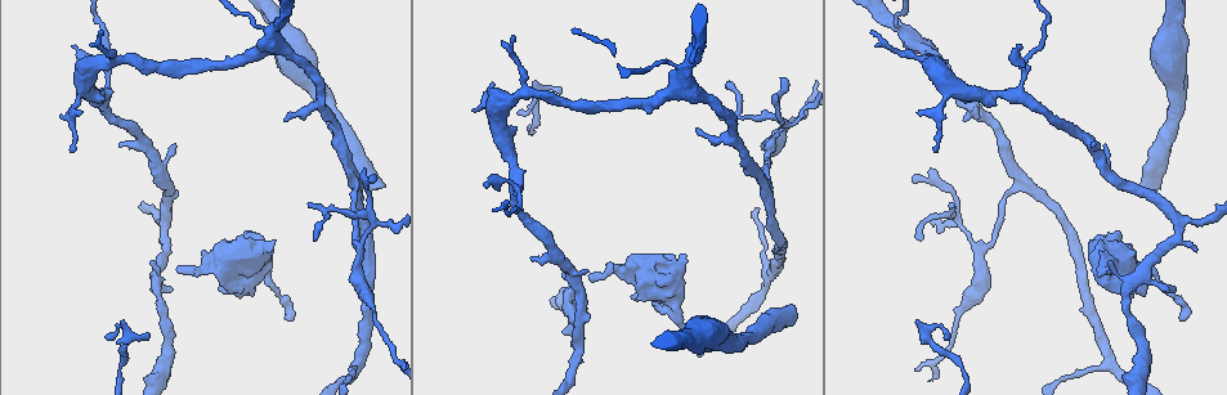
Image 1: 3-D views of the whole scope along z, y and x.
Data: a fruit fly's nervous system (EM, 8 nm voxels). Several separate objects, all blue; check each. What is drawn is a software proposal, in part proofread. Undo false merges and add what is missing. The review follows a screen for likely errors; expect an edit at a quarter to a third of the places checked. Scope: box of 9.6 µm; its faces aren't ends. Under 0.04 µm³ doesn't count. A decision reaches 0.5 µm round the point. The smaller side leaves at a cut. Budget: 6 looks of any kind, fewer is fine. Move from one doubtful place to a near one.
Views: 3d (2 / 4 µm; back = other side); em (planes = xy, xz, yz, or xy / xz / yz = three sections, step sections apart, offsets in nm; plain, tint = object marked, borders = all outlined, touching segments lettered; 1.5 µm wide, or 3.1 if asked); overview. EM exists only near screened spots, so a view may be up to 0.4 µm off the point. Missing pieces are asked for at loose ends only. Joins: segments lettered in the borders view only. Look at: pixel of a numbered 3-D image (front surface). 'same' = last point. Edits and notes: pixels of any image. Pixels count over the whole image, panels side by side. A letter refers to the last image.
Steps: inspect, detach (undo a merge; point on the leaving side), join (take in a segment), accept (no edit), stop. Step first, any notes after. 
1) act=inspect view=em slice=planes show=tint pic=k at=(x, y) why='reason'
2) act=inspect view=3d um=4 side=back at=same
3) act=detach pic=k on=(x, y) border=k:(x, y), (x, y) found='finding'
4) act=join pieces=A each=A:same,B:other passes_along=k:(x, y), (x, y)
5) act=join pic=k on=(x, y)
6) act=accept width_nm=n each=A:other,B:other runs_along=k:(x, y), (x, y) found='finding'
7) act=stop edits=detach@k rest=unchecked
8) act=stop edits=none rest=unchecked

act=inspect view=3d um=4 pic=1 at=(1174, 289) why='tapers out'

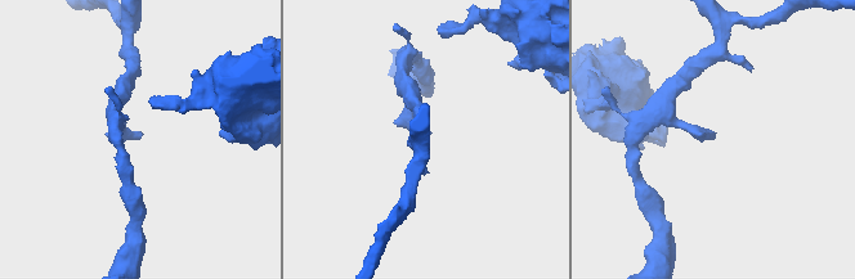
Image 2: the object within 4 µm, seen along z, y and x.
act=inspect view=em slice=yz step=4 show=borders pic=2 at=(714, 136) why='shape alone is not enough'

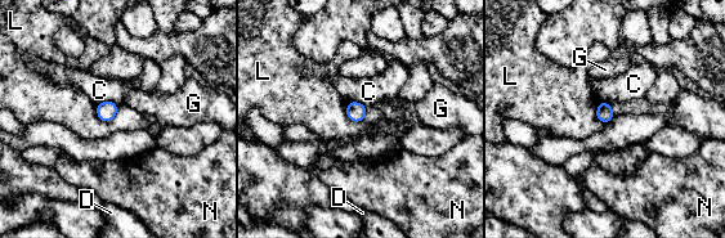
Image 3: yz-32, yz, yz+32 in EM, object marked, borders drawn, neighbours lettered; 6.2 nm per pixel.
act=inspect view=em slice=planes show=borders at=same why='another direction'

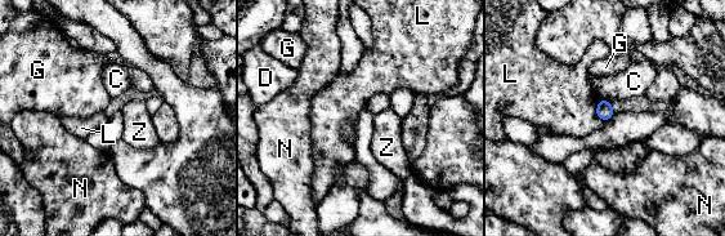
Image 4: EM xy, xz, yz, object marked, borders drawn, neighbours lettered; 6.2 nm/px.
act=accept longest_contact=L:140nm each=C:other,D:other,G:other,L:other,N:other,Z:other border=4:(600, 99), (596, 115), (602, 120) found='no lettered segment goes on from it'

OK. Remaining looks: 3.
act=inspect view=3d um=2 pic=1 at=(254, 293) why='thick end'

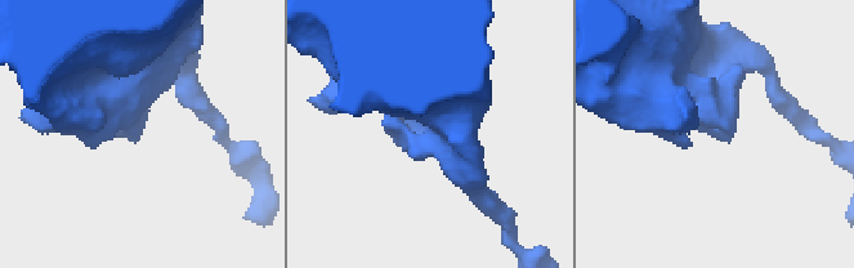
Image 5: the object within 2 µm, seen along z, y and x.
act=inspect view=em slice=xy step=4 show=borders pic=5 at=(716, 136)

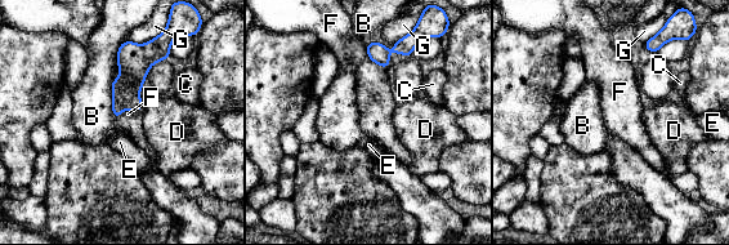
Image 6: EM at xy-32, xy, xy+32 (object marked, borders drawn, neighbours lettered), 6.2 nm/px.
act=inspect view=em slice=yz step=8 show=borders at=same

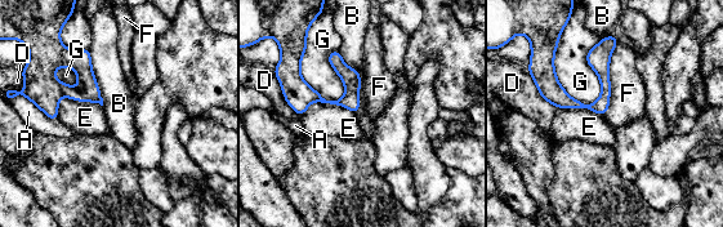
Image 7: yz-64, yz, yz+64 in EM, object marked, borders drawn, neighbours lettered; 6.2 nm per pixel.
act=accept each=A:other,B:other,D:other,E:other,F:other,G:other found='no lettered segment goes on from it'

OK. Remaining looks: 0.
act=stop edits=none rest=unchecked

